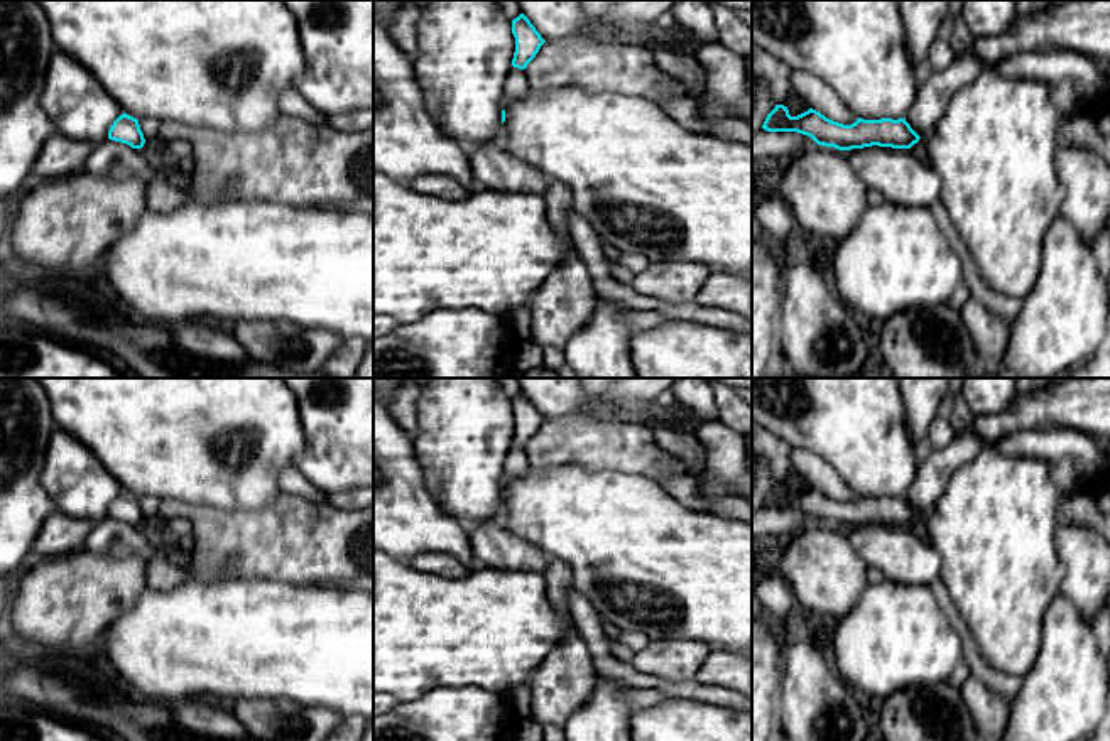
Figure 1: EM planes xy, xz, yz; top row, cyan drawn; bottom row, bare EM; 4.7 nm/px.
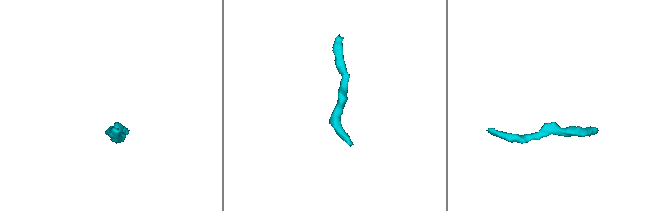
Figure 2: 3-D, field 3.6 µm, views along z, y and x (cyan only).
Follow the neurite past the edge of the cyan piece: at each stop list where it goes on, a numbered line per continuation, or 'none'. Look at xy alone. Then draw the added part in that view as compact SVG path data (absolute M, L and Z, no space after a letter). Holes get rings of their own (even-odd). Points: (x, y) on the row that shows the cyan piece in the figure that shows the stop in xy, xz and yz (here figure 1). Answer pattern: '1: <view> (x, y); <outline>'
none

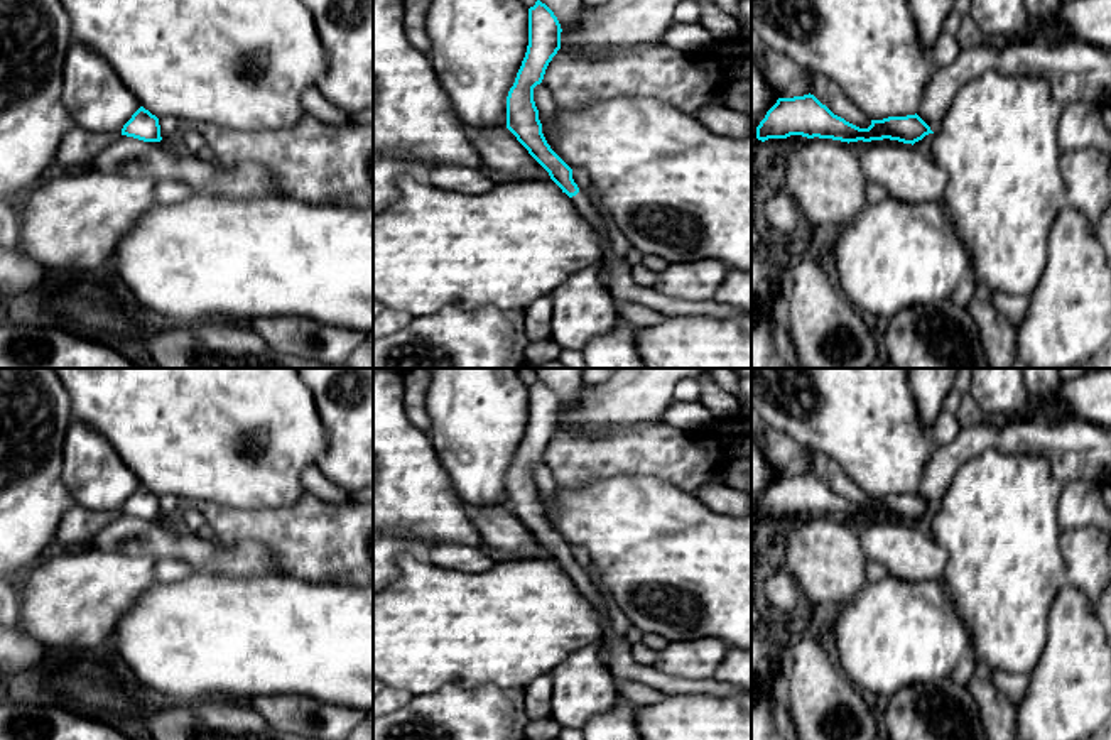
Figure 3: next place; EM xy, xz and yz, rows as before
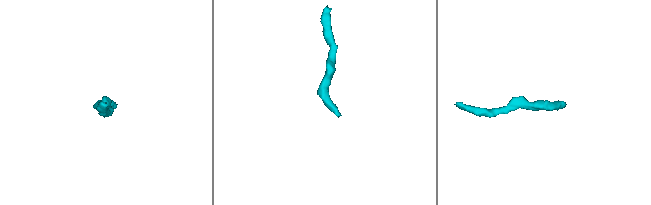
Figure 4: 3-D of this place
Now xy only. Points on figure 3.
none

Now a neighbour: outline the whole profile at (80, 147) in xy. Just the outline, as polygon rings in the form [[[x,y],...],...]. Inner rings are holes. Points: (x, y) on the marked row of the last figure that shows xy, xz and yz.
[[[76,125],[64,135],[52,162],[64,169],[88,169],[120,135],[96,133]]]

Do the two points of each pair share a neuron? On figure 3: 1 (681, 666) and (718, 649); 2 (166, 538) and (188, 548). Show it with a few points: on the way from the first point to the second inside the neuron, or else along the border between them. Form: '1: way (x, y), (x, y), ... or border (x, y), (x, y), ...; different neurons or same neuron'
1: way (689, 659), (699, 659), (709, 652); same neuron
2: way (171, 543), (183, 546); same neuron

